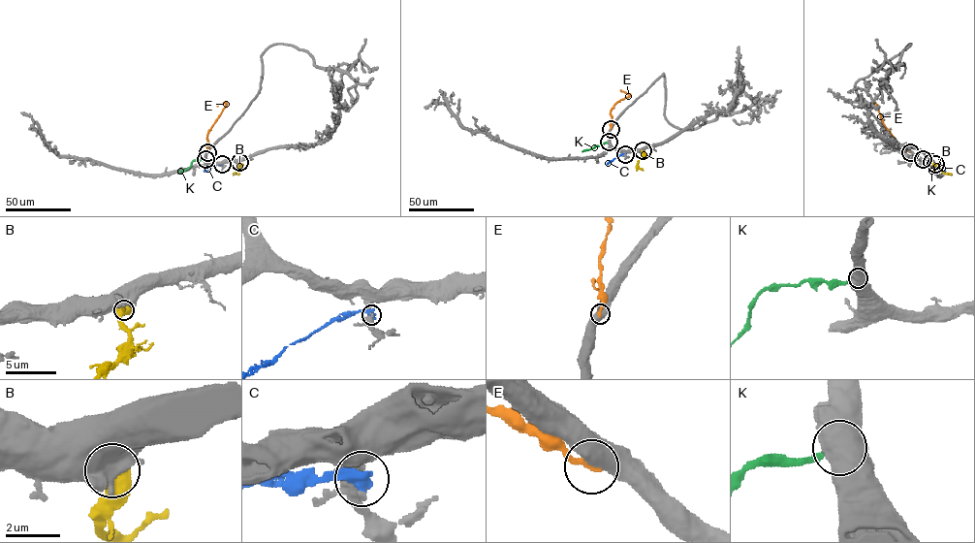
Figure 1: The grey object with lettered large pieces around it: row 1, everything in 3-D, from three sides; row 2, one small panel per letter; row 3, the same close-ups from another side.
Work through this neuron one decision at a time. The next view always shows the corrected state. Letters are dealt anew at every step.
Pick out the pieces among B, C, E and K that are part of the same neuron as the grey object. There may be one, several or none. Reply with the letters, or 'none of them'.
B

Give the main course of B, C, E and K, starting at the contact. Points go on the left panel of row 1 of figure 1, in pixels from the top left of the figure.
B: (239, 162), (234, 174), (239, 174)
C: (222, 164), (204, 171)
E: (207, 152), (207, 134), (226, 104), (217, 106)
K: (205, 159), (194, 160), (179, 173)

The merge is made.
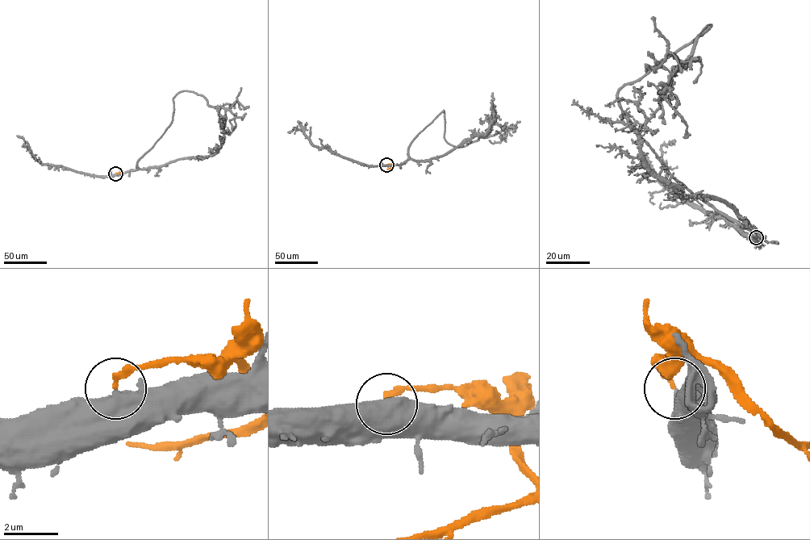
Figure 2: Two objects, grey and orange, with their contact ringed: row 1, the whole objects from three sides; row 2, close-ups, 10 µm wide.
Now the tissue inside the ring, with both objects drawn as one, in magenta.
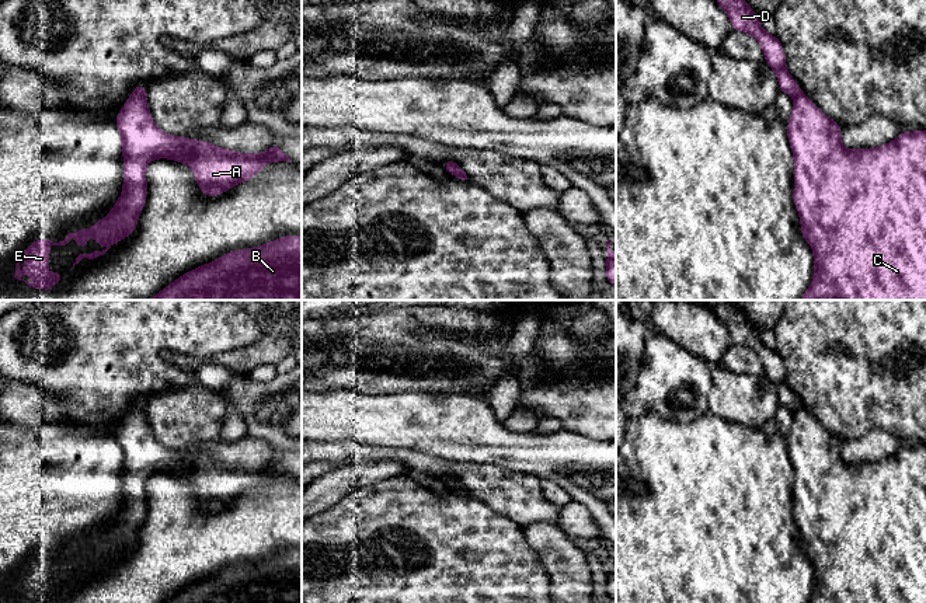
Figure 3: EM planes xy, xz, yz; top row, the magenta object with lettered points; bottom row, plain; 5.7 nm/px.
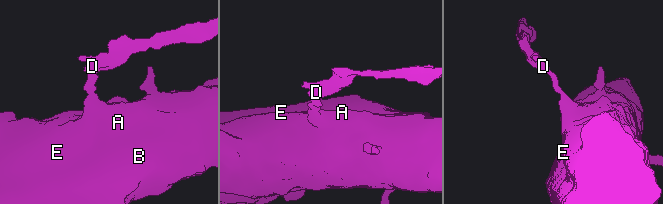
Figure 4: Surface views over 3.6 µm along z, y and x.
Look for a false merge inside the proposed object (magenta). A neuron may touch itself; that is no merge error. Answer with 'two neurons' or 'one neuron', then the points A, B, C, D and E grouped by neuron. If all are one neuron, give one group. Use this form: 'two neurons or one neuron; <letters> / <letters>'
two neurons; A B C E / D

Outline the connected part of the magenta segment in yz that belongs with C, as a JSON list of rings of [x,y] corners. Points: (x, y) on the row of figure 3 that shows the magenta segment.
[[[803,91],[794,97],[787,137],[794,156],[793,199],[800,215],[801,234],[814,251],[814,279],[798,300],[926,300],[926,130],[901,132],[884,146],[846,150],[840,142],[842,125],[829,119]]]

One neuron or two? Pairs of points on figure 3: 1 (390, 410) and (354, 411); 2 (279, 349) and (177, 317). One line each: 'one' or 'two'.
1: one
2: two

